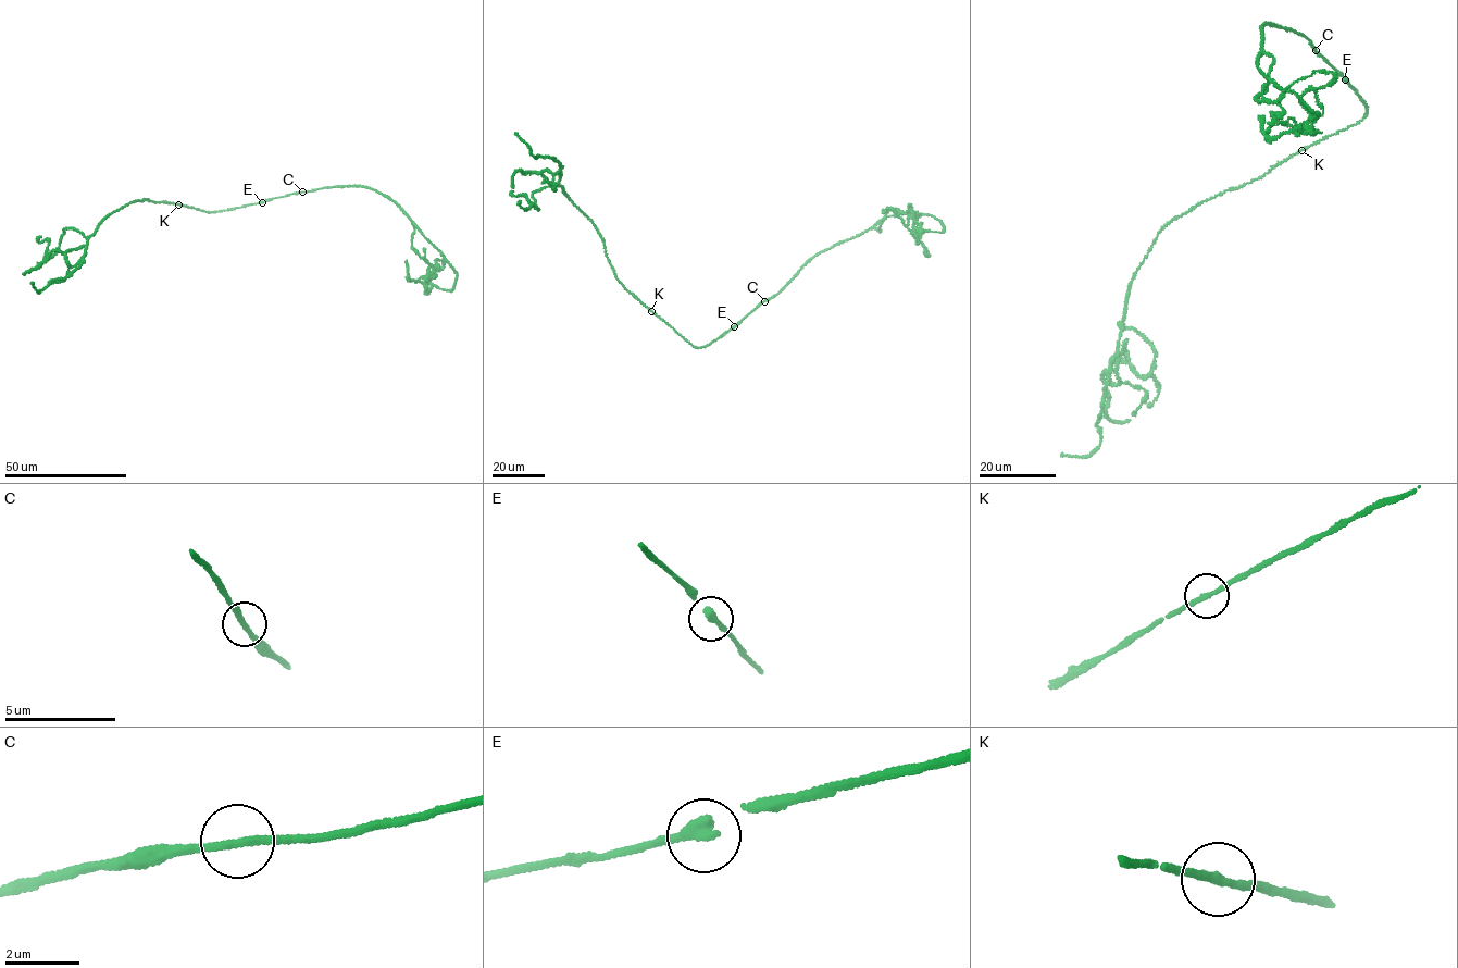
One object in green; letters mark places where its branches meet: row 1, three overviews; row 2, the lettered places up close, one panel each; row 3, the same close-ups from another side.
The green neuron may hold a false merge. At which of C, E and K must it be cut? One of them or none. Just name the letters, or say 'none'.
none

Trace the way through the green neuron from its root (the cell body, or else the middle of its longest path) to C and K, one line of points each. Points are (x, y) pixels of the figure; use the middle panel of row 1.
C: (725, 333), (764, 301)
K: (725, 333), (708, 345), (696, 347), (651, 311)

